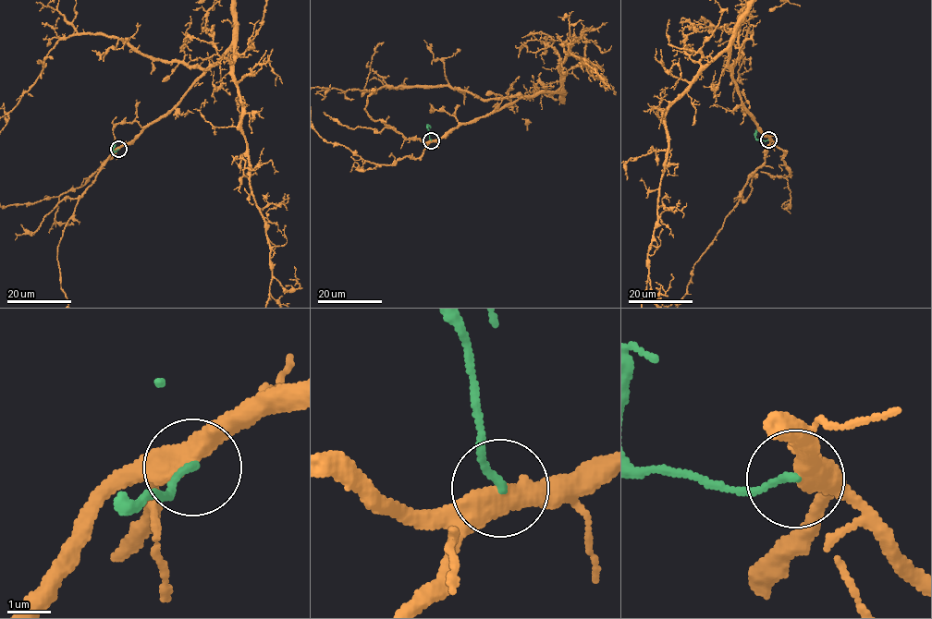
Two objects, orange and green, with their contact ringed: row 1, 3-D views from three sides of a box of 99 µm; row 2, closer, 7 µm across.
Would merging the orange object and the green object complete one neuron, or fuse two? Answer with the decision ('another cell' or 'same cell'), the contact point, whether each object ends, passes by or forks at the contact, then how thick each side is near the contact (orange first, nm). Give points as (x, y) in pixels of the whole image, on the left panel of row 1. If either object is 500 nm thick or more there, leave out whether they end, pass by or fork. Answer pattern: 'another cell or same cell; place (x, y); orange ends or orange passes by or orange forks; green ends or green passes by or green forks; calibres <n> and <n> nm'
another cell; place (118, 149); orange passes by; green ends; calibres 480 and 160 nm

